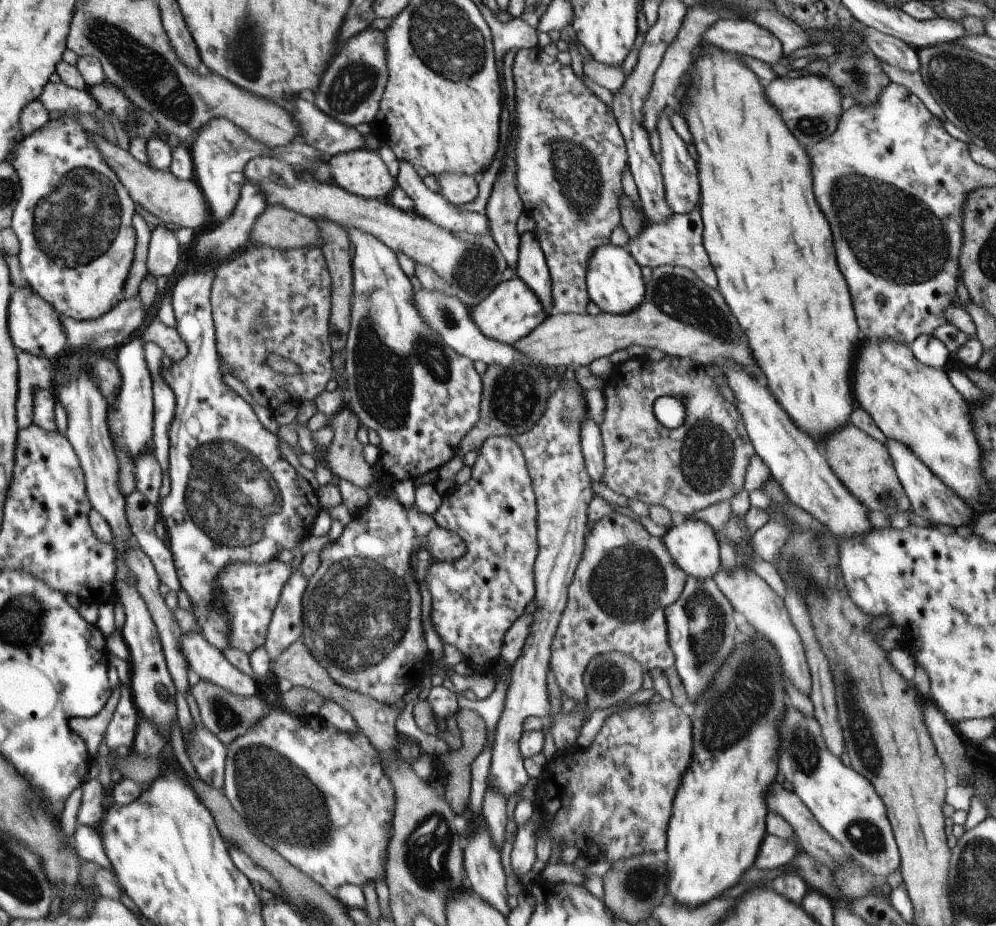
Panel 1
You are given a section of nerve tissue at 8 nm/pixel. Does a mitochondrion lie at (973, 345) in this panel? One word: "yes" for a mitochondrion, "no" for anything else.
no

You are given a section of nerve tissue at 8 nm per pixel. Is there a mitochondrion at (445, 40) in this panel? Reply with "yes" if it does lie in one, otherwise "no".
yes

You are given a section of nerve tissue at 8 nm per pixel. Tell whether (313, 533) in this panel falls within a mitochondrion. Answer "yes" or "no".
no

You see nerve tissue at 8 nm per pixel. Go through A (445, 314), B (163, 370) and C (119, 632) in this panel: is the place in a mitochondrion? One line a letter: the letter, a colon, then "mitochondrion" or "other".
A: mitochondrion
B: other
C: other

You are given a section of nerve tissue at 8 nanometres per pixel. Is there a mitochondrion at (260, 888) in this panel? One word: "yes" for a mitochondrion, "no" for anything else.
no

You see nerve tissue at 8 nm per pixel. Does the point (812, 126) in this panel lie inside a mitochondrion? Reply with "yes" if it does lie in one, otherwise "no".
yes

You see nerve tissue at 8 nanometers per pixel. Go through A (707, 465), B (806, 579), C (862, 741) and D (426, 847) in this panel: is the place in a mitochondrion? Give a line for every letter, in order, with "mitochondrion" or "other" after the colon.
A: mitochondrion
B: mitochondrion
C: mitochondrion
D: mitochondrion

